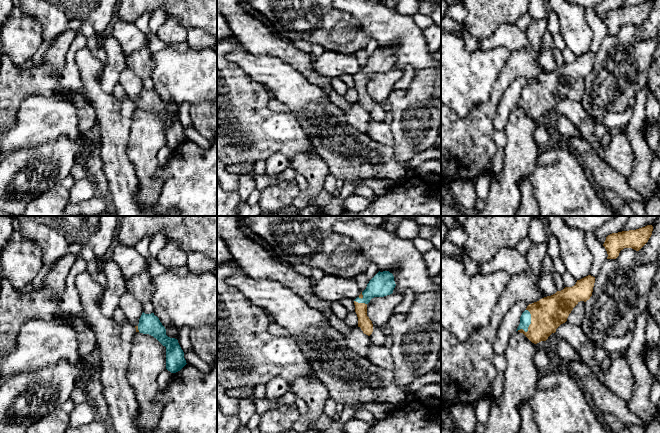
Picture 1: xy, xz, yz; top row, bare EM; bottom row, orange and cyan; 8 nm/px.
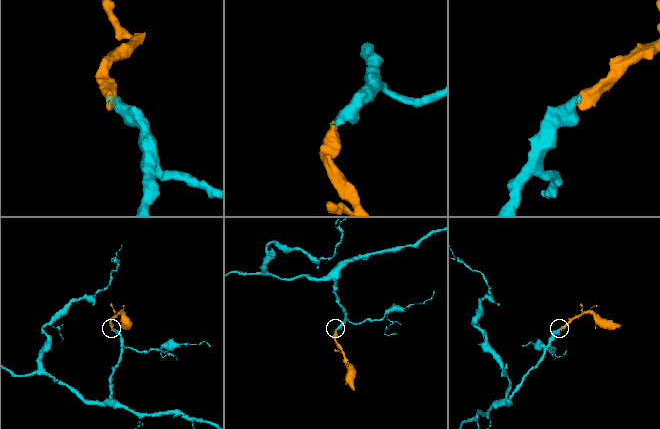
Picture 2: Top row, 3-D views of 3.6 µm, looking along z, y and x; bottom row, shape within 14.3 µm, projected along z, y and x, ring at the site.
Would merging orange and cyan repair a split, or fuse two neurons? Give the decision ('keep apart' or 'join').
join

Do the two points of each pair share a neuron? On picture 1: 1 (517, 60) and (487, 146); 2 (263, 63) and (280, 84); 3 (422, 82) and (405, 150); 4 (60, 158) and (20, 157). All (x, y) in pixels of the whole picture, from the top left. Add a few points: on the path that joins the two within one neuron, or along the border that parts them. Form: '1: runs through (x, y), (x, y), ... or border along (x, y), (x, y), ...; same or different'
1: runs through (503, 81), (492, 104), (485, 113), (485, 125); same
2: runs through (268, 68), (279, 79); same
3: runs through (411, 99), (400, 110), (398, 121), (401, 133); same
4: runs through (50, 158), (30, 157); same

